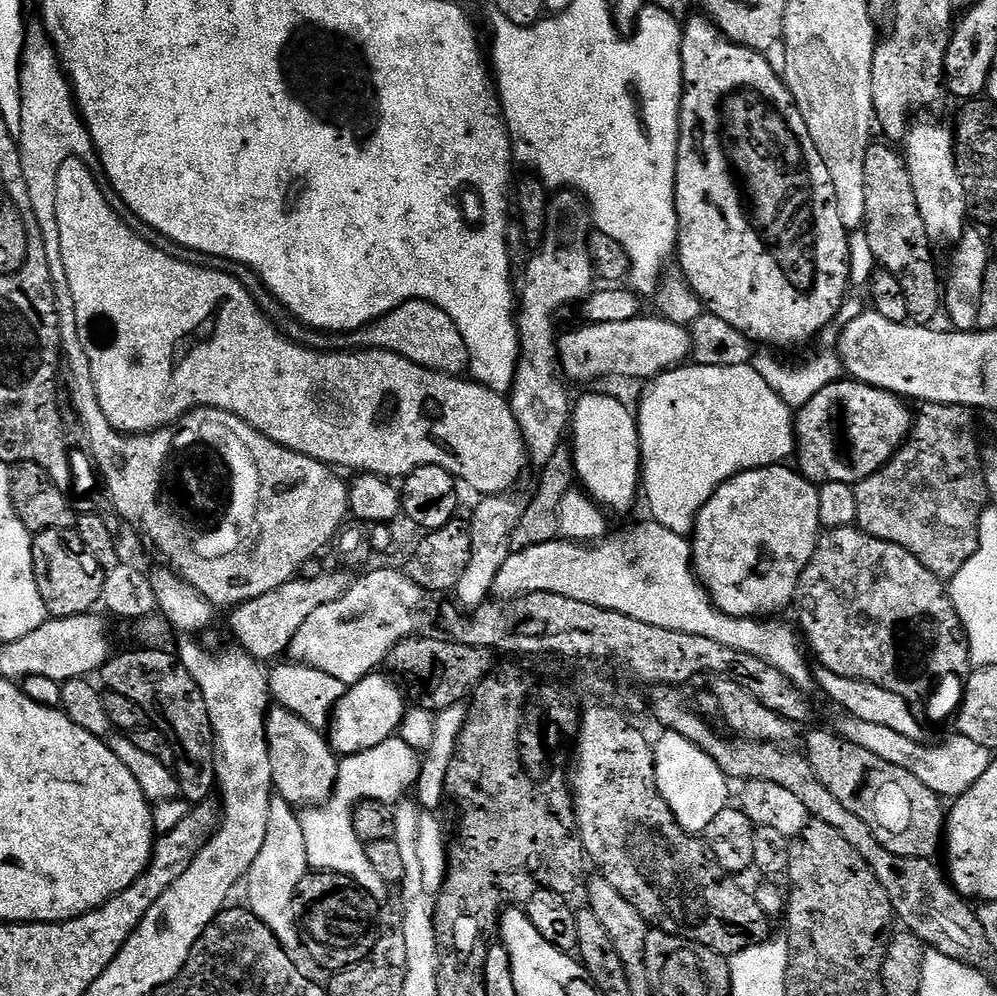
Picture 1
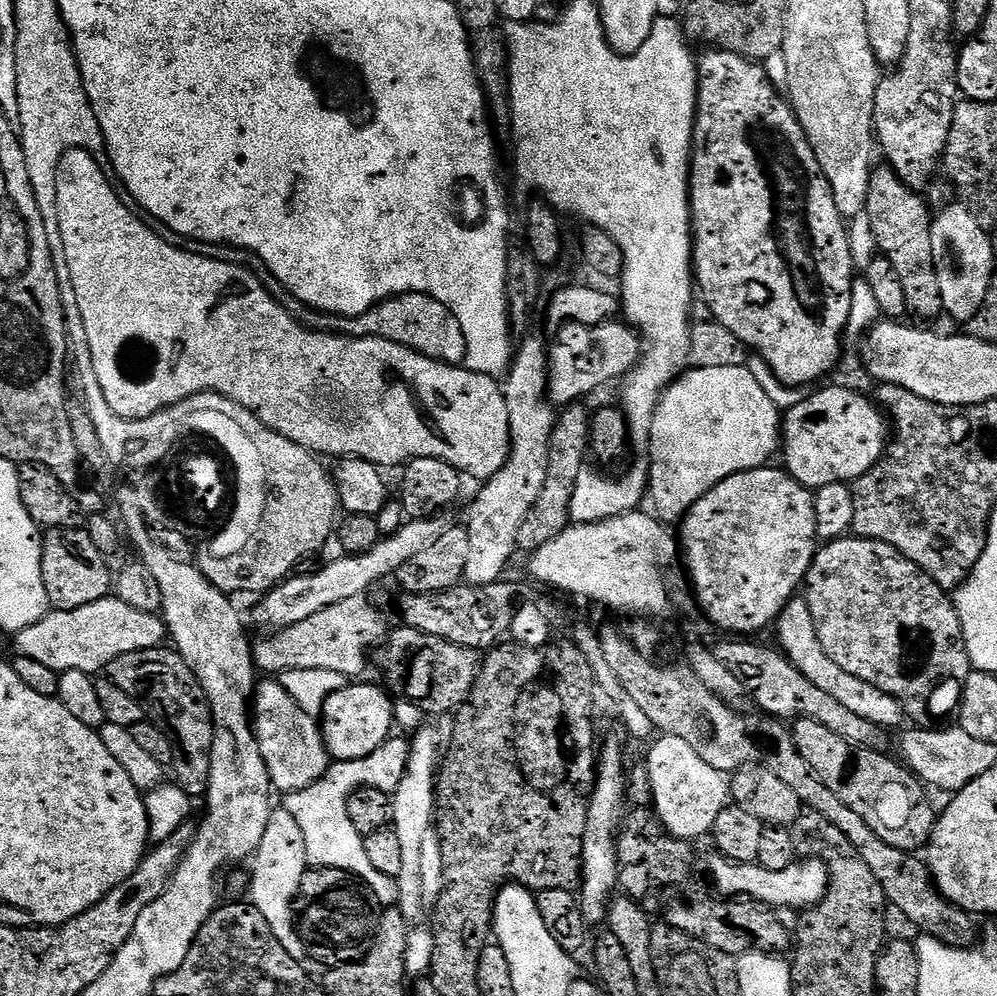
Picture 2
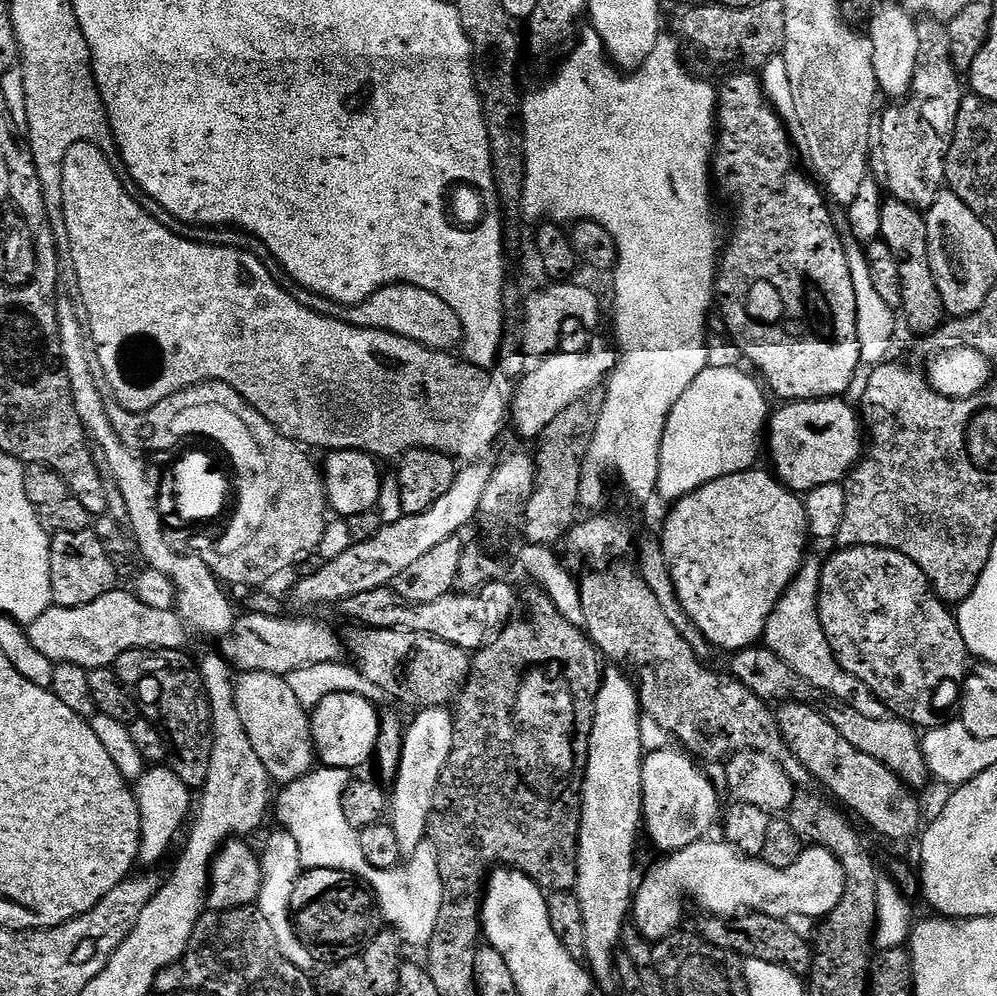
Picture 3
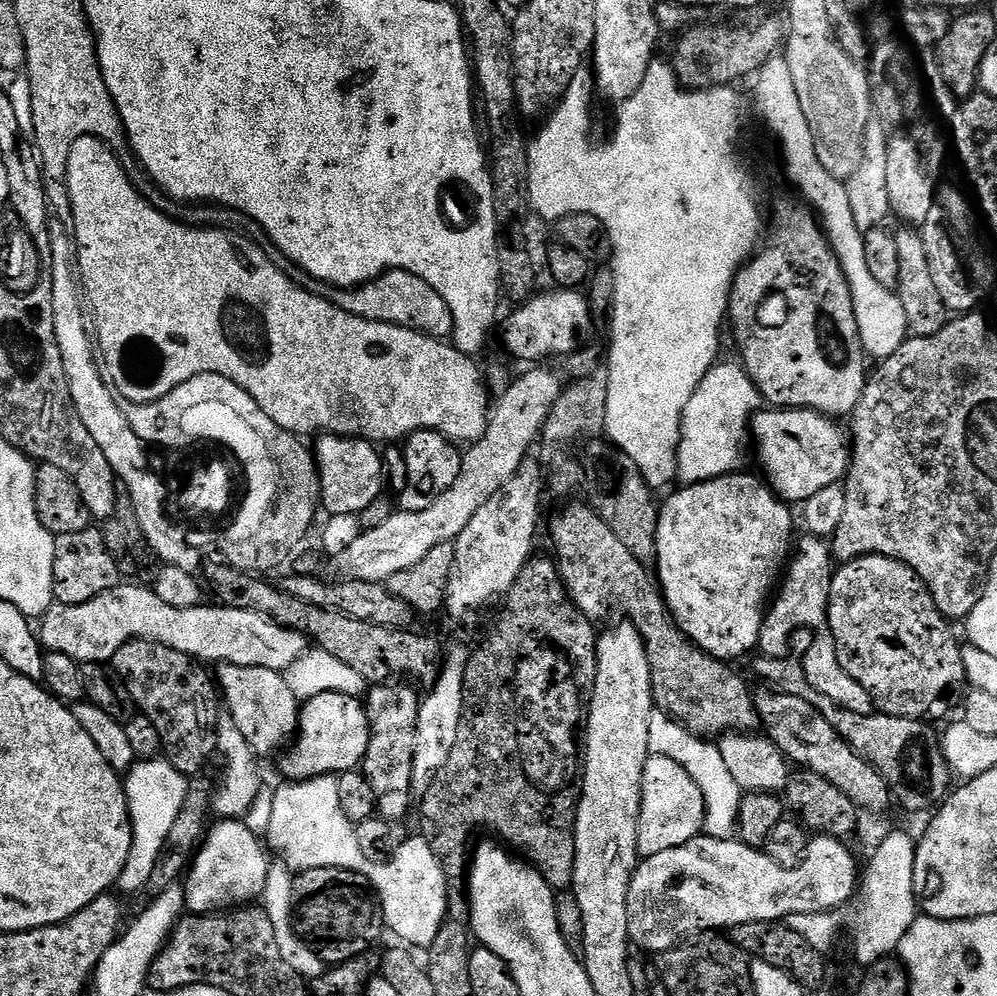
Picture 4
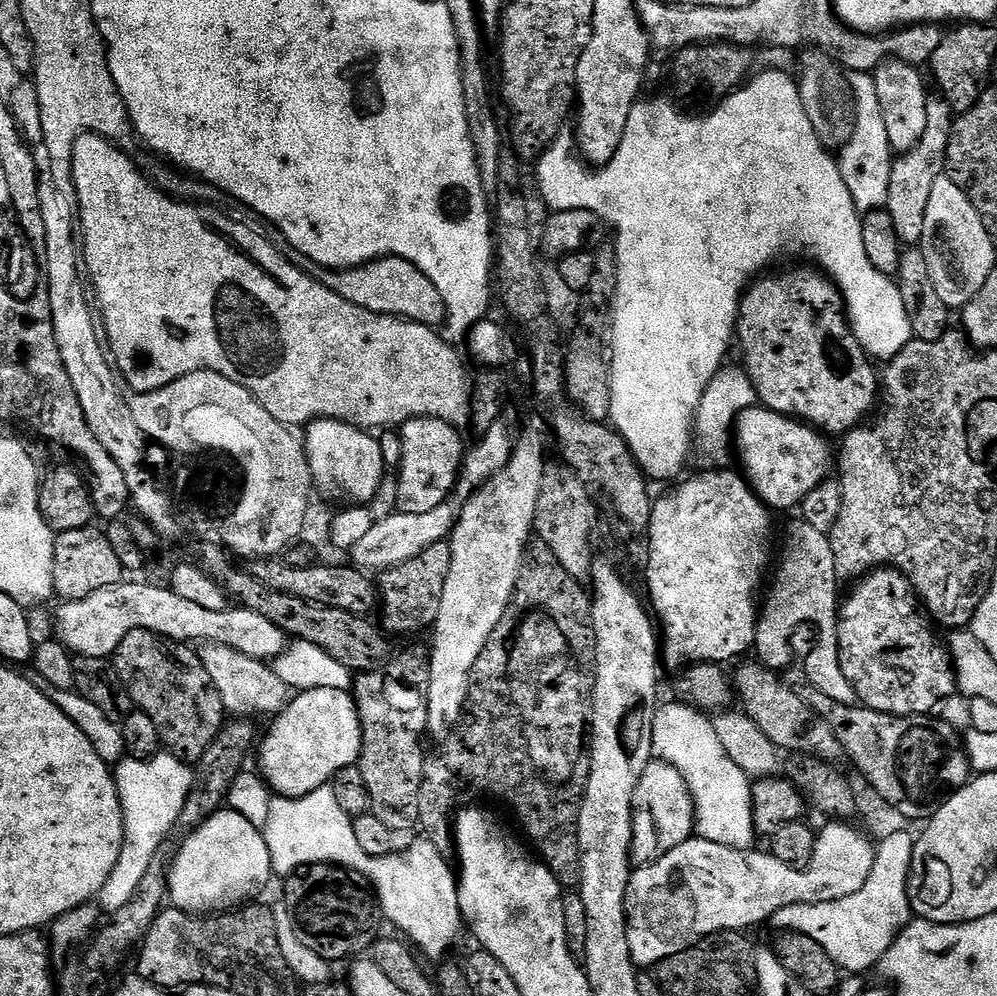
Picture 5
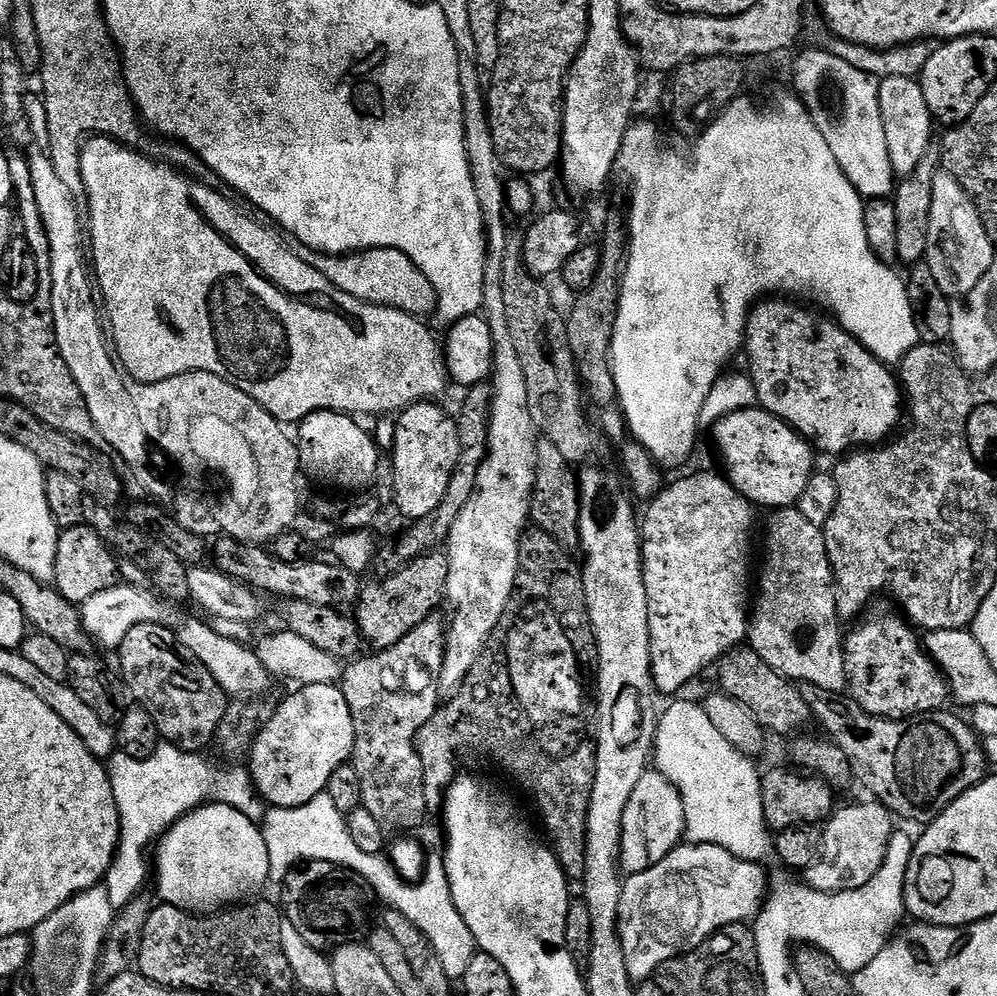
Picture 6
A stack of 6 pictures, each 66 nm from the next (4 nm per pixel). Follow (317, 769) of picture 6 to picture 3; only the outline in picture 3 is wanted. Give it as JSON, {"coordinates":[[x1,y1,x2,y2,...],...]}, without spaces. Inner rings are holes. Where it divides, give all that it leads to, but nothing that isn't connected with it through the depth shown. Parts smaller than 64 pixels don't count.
{"coordinates":[[335,692,322,698,317,708,311,709,312,746,323,767,337,770,360,768,375,757,380,712,368,698,358,692]]}

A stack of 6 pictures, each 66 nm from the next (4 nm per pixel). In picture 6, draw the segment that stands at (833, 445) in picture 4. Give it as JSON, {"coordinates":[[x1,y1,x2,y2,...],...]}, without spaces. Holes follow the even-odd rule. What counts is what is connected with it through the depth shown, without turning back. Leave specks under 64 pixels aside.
{"coordinates":[[753,406,722,418,715,424,714,432,716,448,728,467,728,480,753,506,775,510,793,507,800,501,802,490,806,490,806,482,810,482,814,474,814,448,785,420]]}

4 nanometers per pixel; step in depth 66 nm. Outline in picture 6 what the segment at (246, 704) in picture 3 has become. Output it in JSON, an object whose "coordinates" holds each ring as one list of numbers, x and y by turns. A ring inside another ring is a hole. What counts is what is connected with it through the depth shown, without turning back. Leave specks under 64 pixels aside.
{"coordinates":[[184,620,180,625,175,625,174,631,185,653,202,666,206,666,210,674,214,674,214,682,222,686,222,690,229,698,236,696,260,698,260,695,267,690,270,677,266,666,262,666,258,654,247,643,222,638,222,634,218,634,211,623,202,624,198,620]]}

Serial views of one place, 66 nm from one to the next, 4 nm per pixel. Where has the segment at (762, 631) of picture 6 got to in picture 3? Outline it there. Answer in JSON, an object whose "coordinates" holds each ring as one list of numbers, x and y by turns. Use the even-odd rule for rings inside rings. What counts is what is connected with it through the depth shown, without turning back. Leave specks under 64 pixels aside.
{"coordinates":[[809,555,805,559,798,574,790,582,790,586,784,591,778,606,774,606,766,622,762,637,763,647,778,654,778,658,782,658,782,662,789,664,802,678,806,678,806,682,810,682,815,688,835,700,846,702,848,707,858,710,858,714,863,714,866,718,889,719,889,710,880,701,878,694,874,694,874,690,870,690,866,682,842,670,842,666,830,650,830,642,822,630,822,622,818,614,818,594,823,569,821,557]]}

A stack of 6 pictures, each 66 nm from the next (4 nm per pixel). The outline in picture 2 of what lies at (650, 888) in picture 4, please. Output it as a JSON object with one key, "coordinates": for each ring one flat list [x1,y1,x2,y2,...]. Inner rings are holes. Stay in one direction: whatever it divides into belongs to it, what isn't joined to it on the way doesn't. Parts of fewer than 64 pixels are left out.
{"coordinates":[[712,854,708,860,708,872,707,875,717,893,728,898,757,900,760,904,773,910,781,910,780,908,807,910,813,908,828,889,826,866,821,860,811,858,804,858,797,863,786,866,786,870,766,870,761,864,739,864,733,860,727,860,725,856]]}

